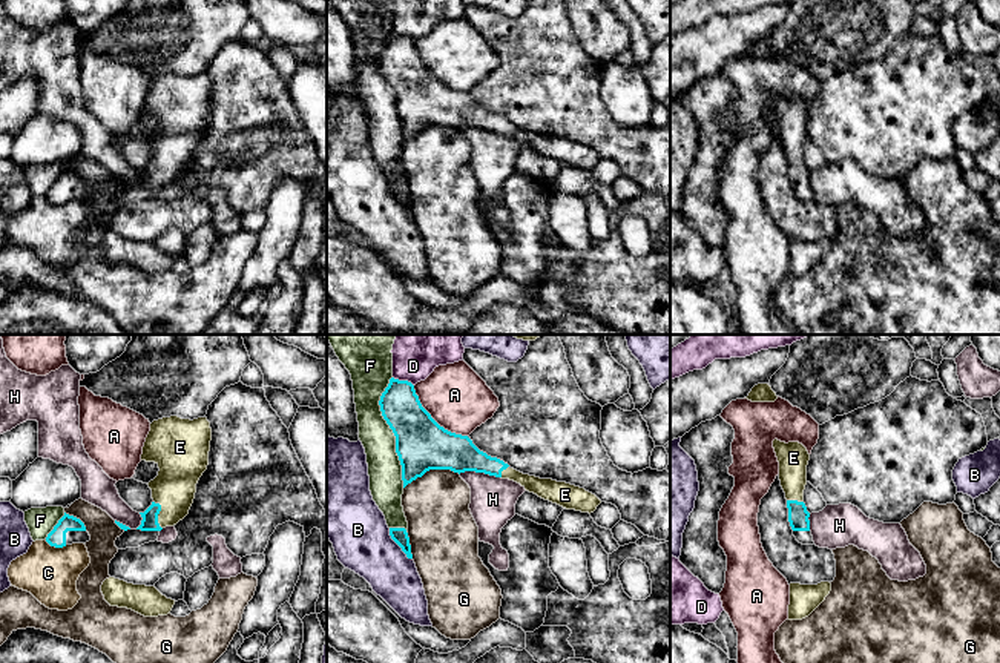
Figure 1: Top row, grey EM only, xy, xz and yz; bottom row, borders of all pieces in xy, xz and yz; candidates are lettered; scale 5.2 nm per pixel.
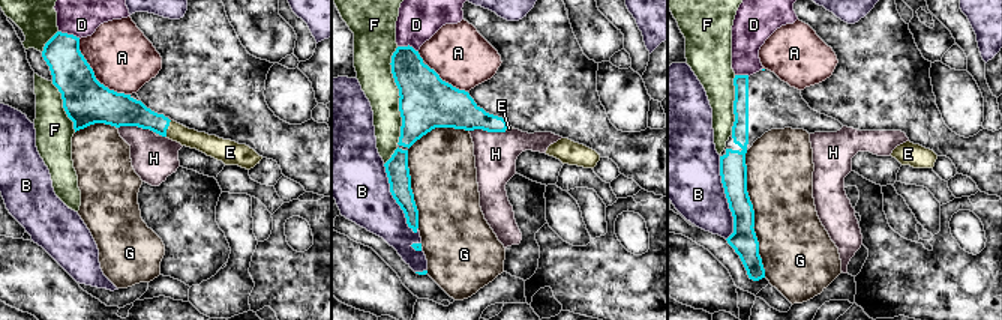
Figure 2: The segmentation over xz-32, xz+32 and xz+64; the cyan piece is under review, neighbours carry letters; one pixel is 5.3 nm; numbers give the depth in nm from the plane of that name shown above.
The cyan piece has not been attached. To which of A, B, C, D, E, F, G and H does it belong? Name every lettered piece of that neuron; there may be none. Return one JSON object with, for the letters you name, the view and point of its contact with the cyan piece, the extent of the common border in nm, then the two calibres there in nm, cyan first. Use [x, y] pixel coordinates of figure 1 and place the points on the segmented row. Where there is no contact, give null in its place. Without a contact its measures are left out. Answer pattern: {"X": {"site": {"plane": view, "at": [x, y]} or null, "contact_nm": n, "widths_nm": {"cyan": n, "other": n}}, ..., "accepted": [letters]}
{"E": {"site": {"plane": "xy", "at": [158, 513]}, "contact_nm": 160, "widths_nm": {"cyan": 90, "other": 220}}, "accepted": ["E"]}

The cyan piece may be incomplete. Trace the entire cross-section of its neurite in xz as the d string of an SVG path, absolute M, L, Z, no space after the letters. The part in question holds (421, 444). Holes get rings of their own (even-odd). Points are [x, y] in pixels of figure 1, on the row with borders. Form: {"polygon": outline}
{"polygon": "M391 378L379 401L380 411L396 436L403 488L429 470L475 471L509 479L526 491L566 510L594 513L601 500L584 488L523 474L480 451L468 436L440 427L422 407L414 385Z"}

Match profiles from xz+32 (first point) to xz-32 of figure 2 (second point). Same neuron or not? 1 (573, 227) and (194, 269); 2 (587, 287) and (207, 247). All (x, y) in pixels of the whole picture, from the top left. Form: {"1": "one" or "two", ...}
{"1": "two", "2": "two"}

